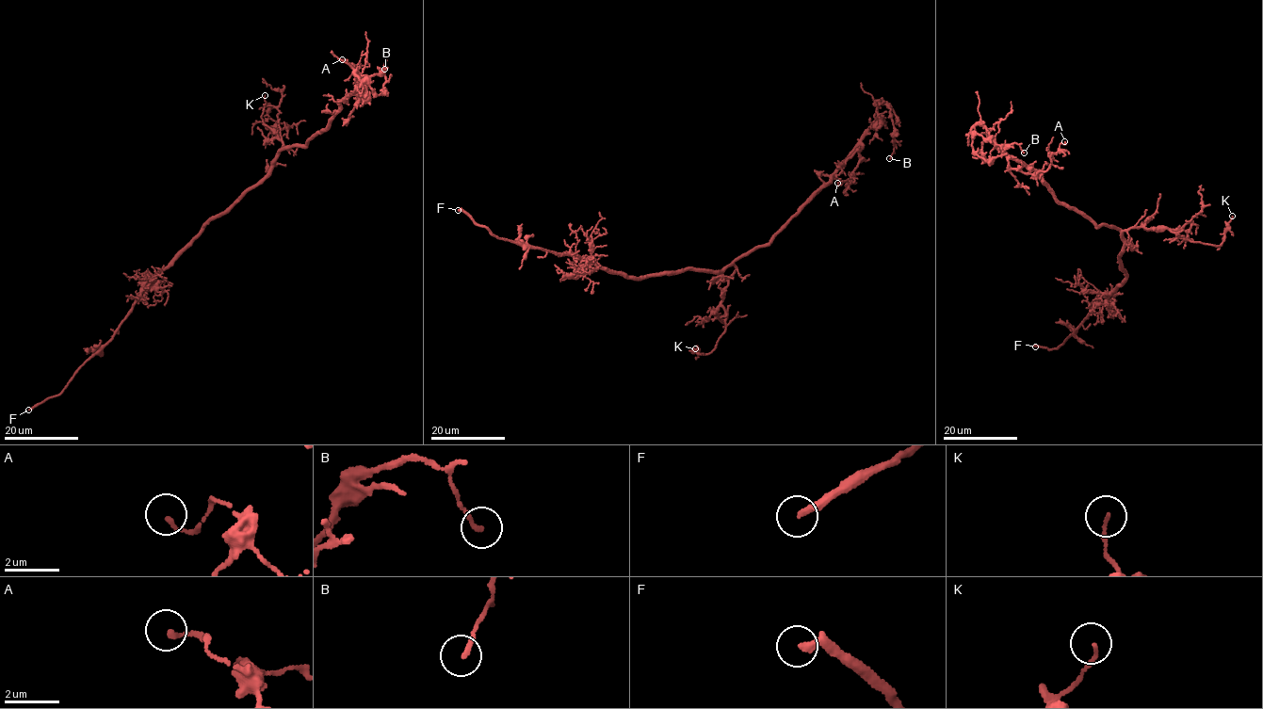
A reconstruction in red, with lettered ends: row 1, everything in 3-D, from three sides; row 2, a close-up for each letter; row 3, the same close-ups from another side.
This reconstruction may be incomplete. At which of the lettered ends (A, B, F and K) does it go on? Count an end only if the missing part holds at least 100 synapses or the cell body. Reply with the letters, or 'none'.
F

